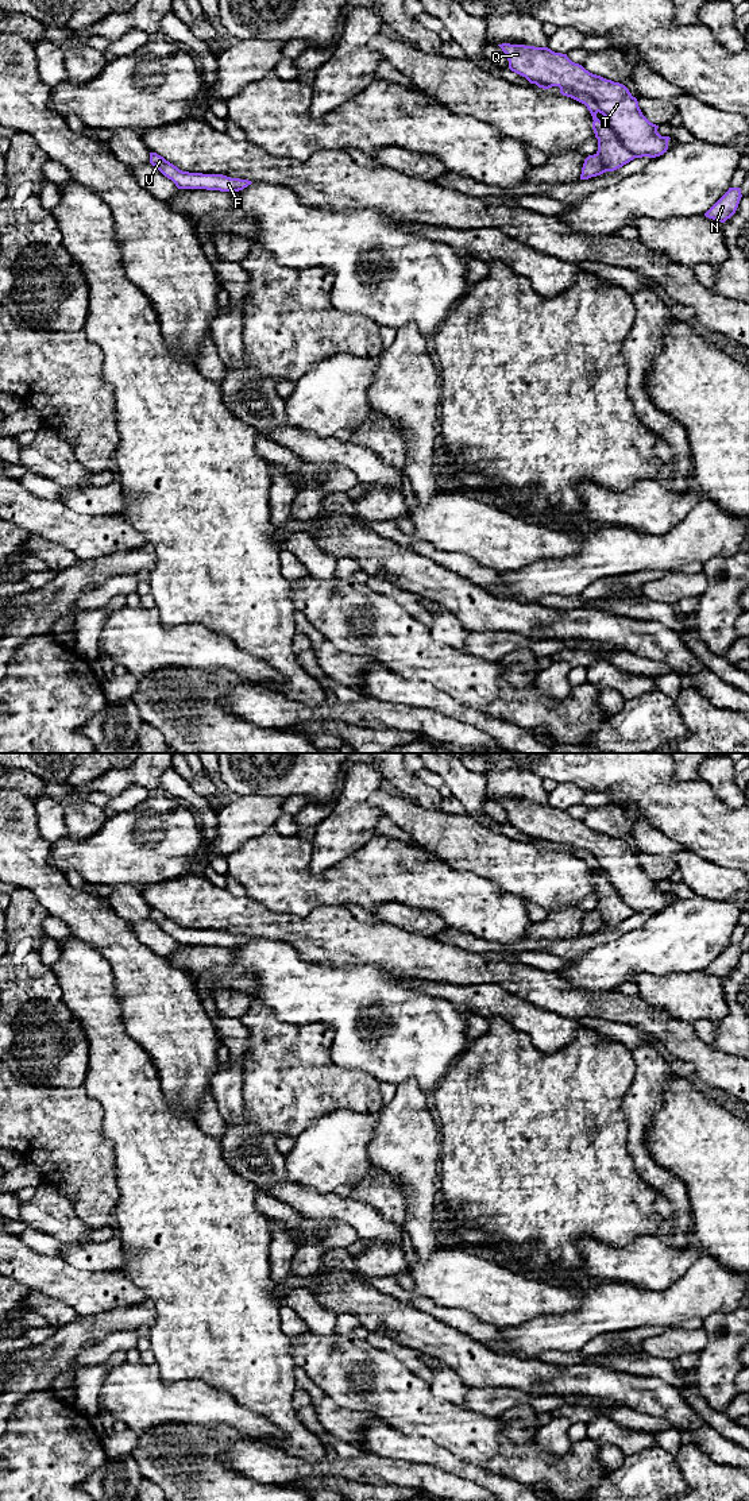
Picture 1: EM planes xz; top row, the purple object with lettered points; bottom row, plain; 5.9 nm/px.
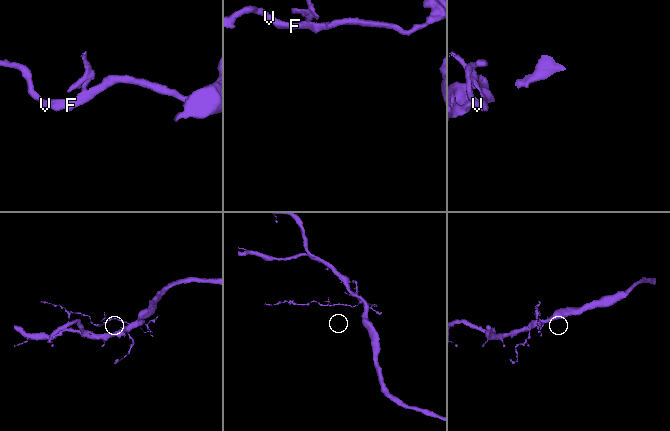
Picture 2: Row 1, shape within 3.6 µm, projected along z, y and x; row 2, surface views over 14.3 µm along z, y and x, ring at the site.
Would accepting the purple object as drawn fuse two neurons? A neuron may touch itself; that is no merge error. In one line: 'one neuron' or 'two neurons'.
two neurons

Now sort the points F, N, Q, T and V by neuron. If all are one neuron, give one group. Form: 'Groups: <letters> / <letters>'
Groups: F V / N Q T

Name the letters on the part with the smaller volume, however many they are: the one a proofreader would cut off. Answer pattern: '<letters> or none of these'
F, V

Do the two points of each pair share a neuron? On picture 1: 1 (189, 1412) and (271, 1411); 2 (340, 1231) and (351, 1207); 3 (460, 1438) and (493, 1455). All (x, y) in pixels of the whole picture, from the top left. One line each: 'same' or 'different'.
1: different
2: different
3: same

